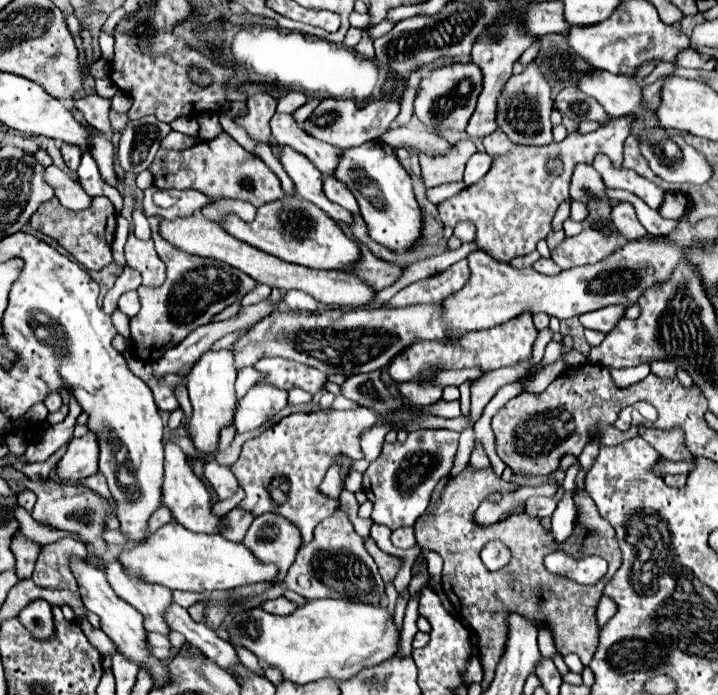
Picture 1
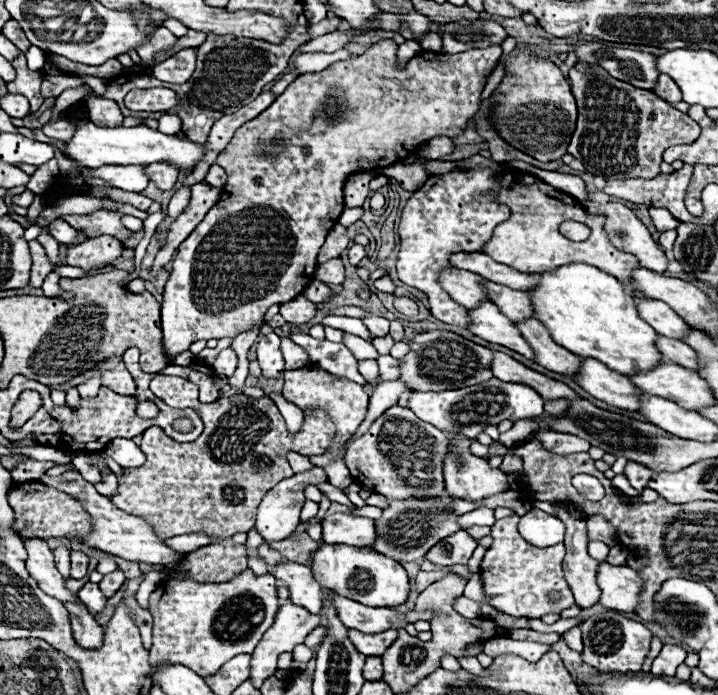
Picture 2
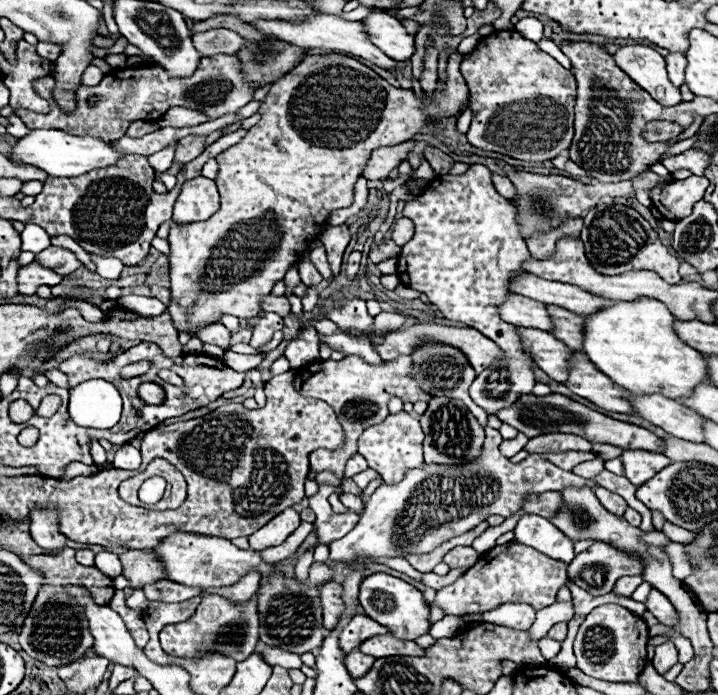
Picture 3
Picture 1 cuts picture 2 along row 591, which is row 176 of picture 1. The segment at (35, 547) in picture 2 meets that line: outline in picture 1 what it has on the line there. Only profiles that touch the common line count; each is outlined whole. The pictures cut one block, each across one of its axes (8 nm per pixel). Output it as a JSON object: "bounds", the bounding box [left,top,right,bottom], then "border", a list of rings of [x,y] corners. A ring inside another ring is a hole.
{"bounds":[44,166,92,210],"border":[[[56,166],[44,168],[44,180],[54,188],[56,198],[64,208],[84,210],[90,206],[92,198],[84,192],[84,188],[78,182],[74,182],[70,176],[66,176],[62,170],[58,170]]]}

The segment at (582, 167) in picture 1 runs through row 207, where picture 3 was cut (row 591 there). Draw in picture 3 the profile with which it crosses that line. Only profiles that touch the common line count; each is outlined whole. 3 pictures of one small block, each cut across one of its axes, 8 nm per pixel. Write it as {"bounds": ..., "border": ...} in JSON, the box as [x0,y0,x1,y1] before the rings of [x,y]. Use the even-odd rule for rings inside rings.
{"bounds":[568,542,642,596],"border":[[[596,542],[590,550],[576,554],[568,564],[570,582],[594,596],[612,592],[618,576],[630,574],[642,574],[640,560],[604,542]]]}

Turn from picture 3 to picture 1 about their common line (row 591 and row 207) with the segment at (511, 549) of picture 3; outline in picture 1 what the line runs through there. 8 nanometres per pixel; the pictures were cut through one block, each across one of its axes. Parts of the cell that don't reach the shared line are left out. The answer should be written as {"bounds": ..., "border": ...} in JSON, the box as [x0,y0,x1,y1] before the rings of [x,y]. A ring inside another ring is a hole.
{"bounds":[440,116,634,262],"border":[[[622,116],[590,134],[572,132],[562,142],[548,146],[516,144],[498,128],[484,136],[484,148],[492,156],[488,174],[440,204],[442,222],[446,226],[472,222],[476,226],[474,242],[500,262],[510,262],[516,256],[530,254],[536,250],[538,240],[546,238],[552,230],[550,222],[558,206],[570,200],[568,186],[574,164],[592,164],[594,156],[602,152],[616,168],[622,168],[624,142],[632,134],[632,124],[634,116]]]}

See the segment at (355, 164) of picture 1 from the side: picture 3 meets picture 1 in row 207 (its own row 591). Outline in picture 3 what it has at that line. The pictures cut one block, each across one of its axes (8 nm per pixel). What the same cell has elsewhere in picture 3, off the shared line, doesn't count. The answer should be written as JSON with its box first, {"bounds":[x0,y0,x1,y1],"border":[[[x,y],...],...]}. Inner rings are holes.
{"bounds":[360,572,430,640],"border":[[[376,572],[376,574],[366,576],[360,582],[360,604],[372,620],[378,620],[380,624],[388,624],[390,632],[398,638],[414,640],[430,630],[430,622],[428,622],[430,608],[426,606],[422,592],[418,592],[412,584],[400,578],[394,578],[390,574]]]}

